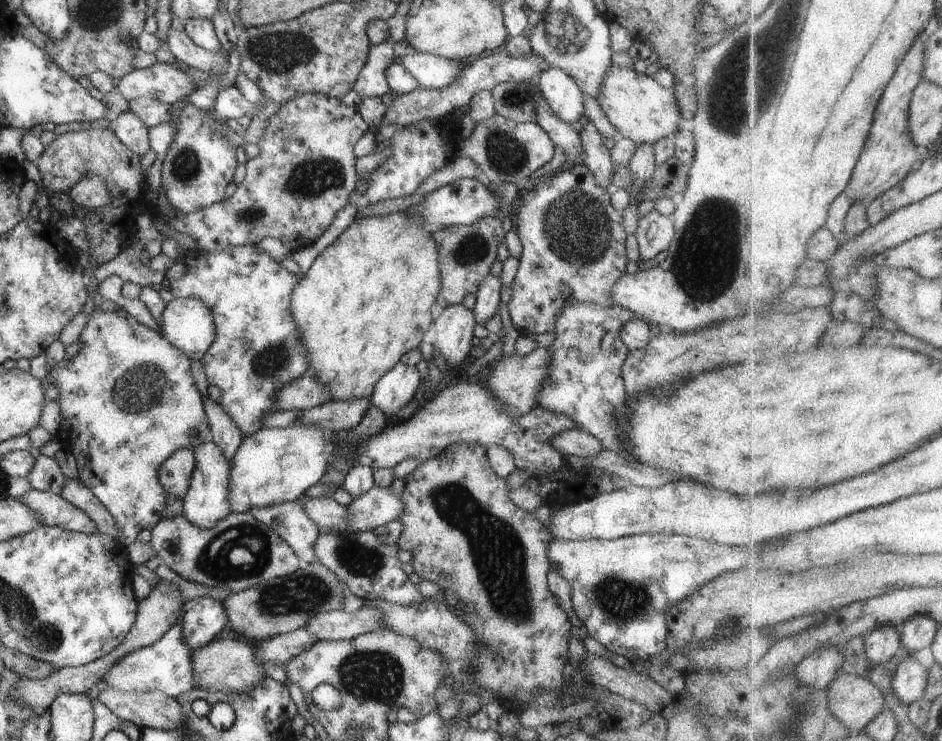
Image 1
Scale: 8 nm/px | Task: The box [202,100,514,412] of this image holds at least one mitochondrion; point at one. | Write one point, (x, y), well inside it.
(313, 177)

